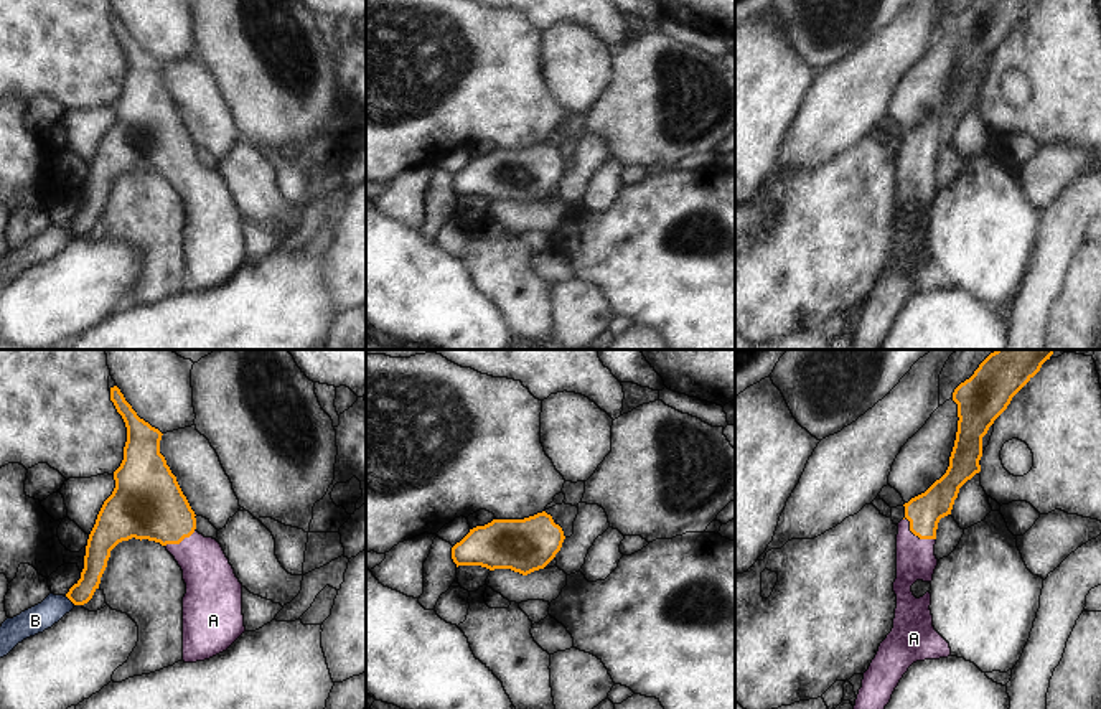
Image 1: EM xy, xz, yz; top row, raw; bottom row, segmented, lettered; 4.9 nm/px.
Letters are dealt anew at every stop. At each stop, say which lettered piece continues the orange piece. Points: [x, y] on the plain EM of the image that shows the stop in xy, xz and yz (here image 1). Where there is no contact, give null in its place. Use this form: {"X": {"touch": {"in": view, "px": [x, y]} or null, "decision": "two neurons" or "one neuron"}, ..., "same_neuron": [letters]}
{"A": {"touch": {"in": "yz", "px": [917, 165]}, "decision": "one neuron"}, "B": {"touch": {"in": "xy", "px": [71, 231]}, "decision": "two neurons"}, "same_neuron": ["A"]}

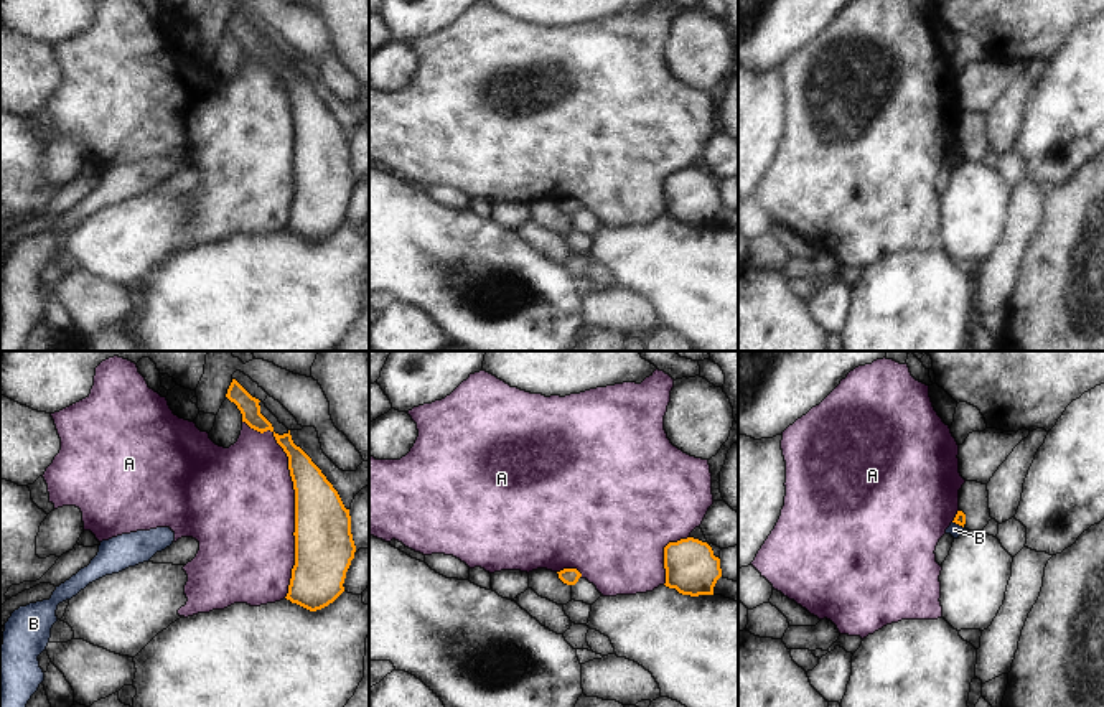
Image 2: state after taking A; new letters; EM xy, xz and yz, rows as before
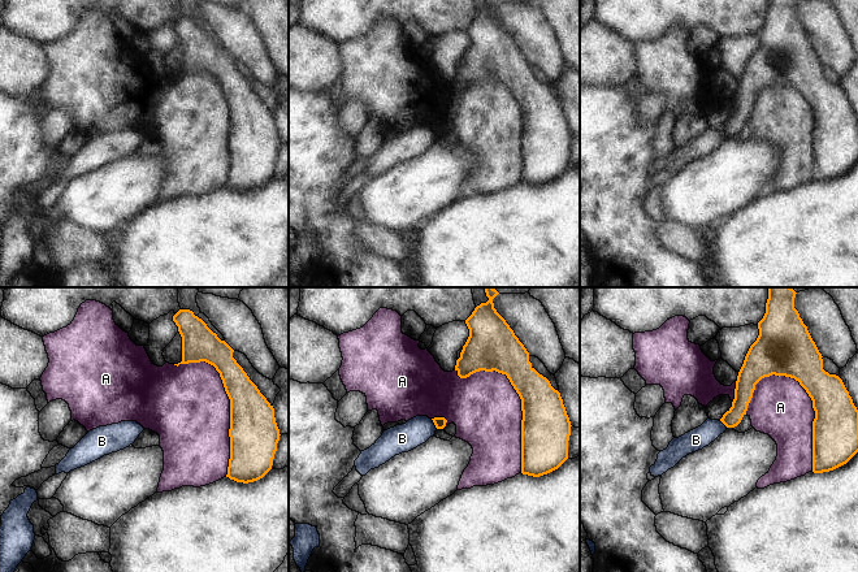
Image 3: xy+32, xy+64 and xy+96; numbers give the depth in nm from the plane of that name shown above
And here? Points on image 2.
{"A": {"touch": {"in": "xy", "px": [295, 132]}, "decision": "two neurons"}, "B": {"touch": {"in": "yz", "px": [958, 154]}, "decision": "two neurons"}, "same_neuron": []}

